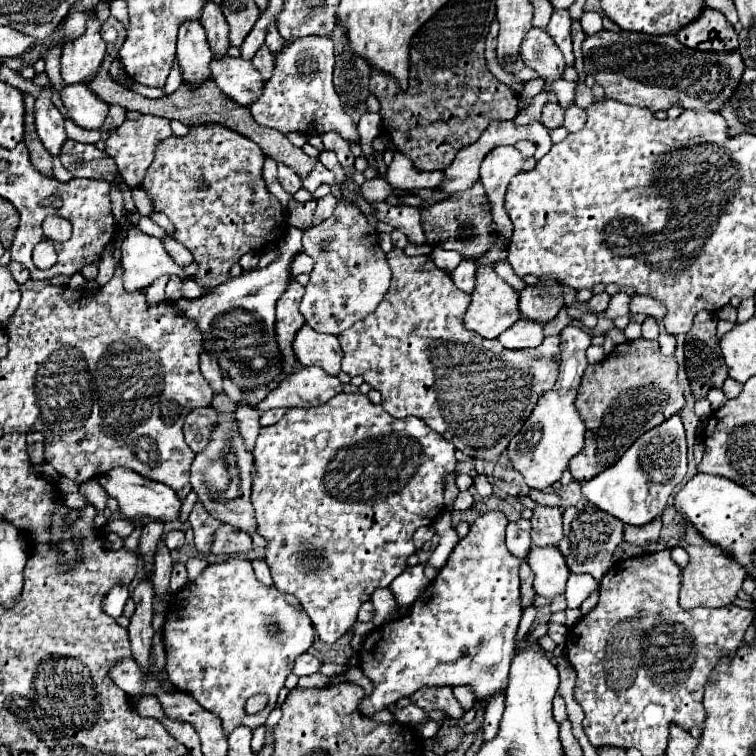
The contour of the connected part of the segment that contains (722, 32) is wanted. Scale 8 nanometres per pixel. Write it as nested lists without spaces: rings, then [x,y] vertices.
[[[705,7],[695,21],[681,27],[677,31],[677,39],[691,49],[705,51],[737,49],[737,33],[733,25],[729,25],[721,11],[711,7]]]

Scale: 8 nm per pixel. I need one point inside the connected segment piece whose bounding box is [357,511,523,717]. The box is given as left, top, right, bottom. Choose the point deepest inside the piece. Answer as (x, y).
(461, 631)

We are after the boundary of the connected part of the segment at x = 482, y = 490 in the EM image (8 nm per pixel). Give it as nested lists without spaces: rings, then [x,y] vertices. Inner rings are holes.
[[[477,473],[477,475],[473,477],[473,485],[475,485],[475,489],[477,489],[477,493],[479,493],[481,497],[489,497],[489,495],[493,495],[493,487],[491,487],[487,475]]]

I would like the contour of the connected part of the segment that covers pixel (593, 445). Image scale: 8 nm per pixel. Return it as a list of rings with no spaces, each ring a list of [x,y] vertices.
[[[643,337],[617,345],[609,357],[583,375],[577,389],[575,407],[585,421],[587,433],[585,447],[569,461],[573,479],[583,483],[615,465],[639,435],[679,413],[683,405],[685,397],[677,385],[675,357],[665,357],[657,341]]]

